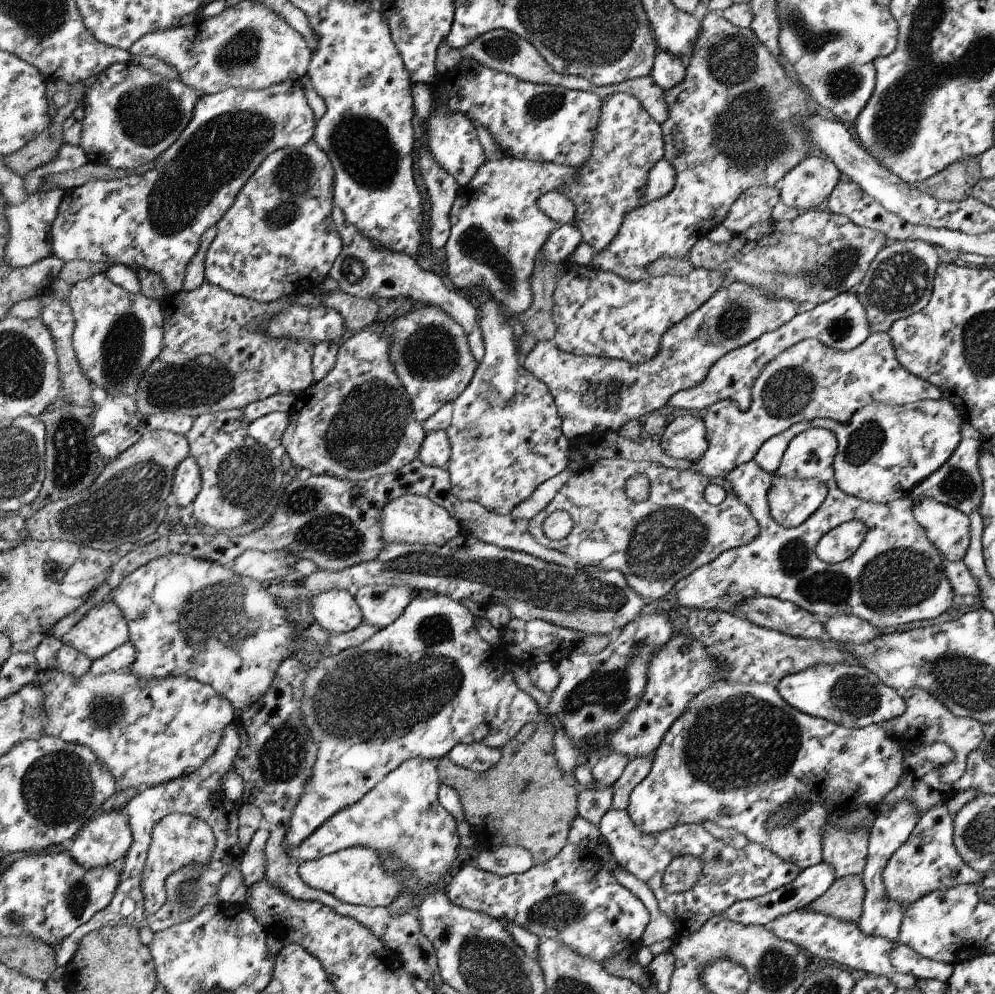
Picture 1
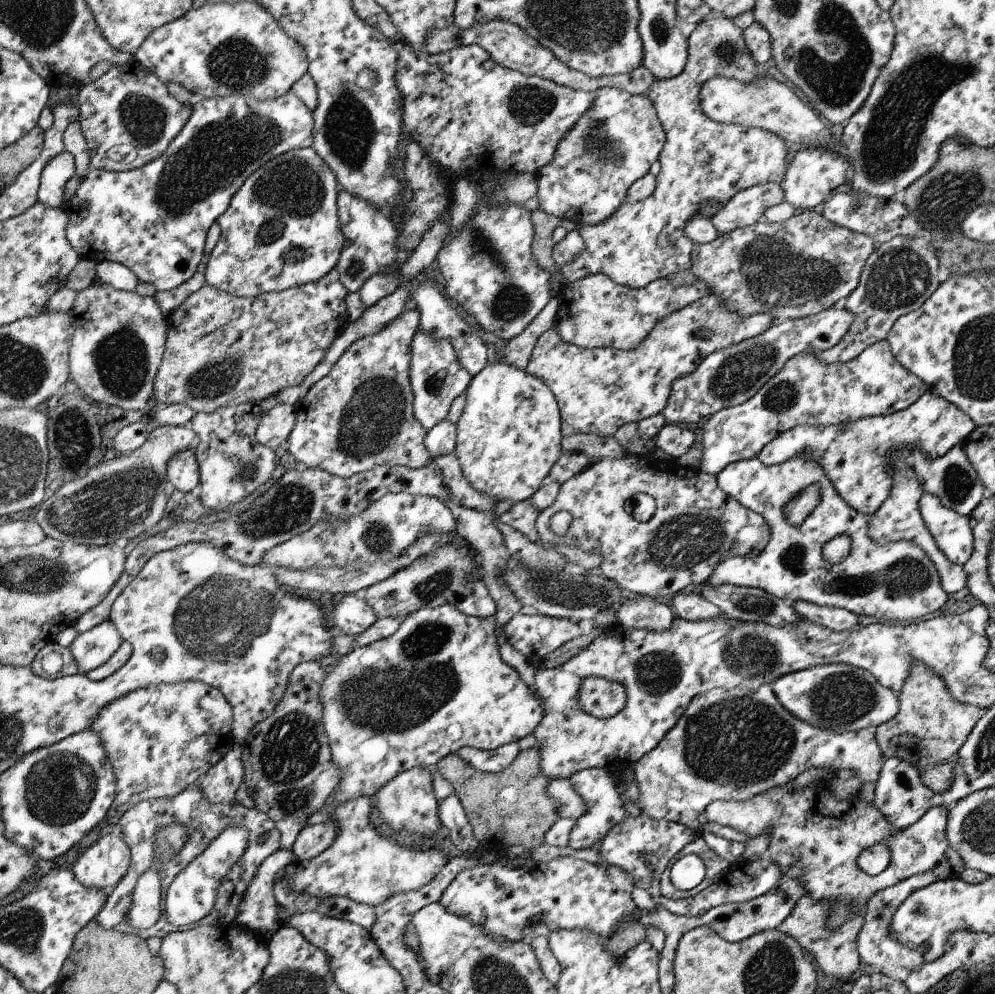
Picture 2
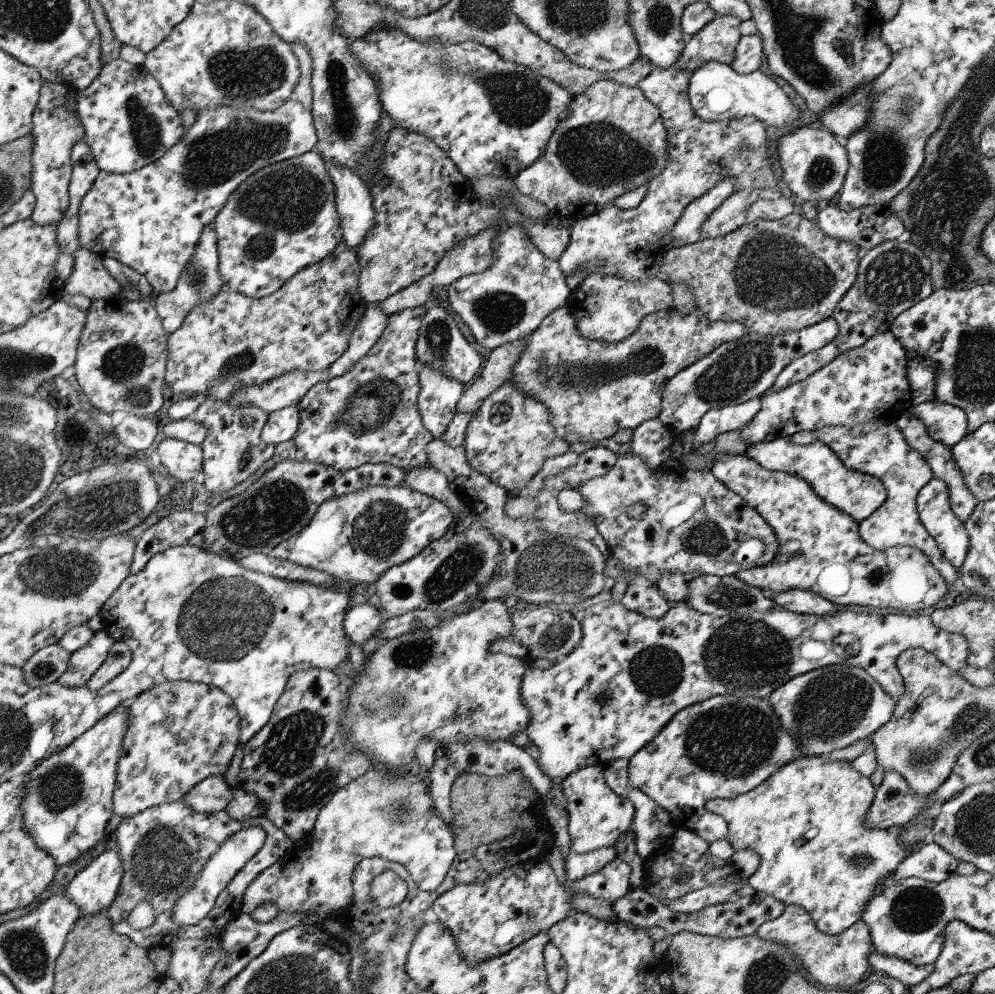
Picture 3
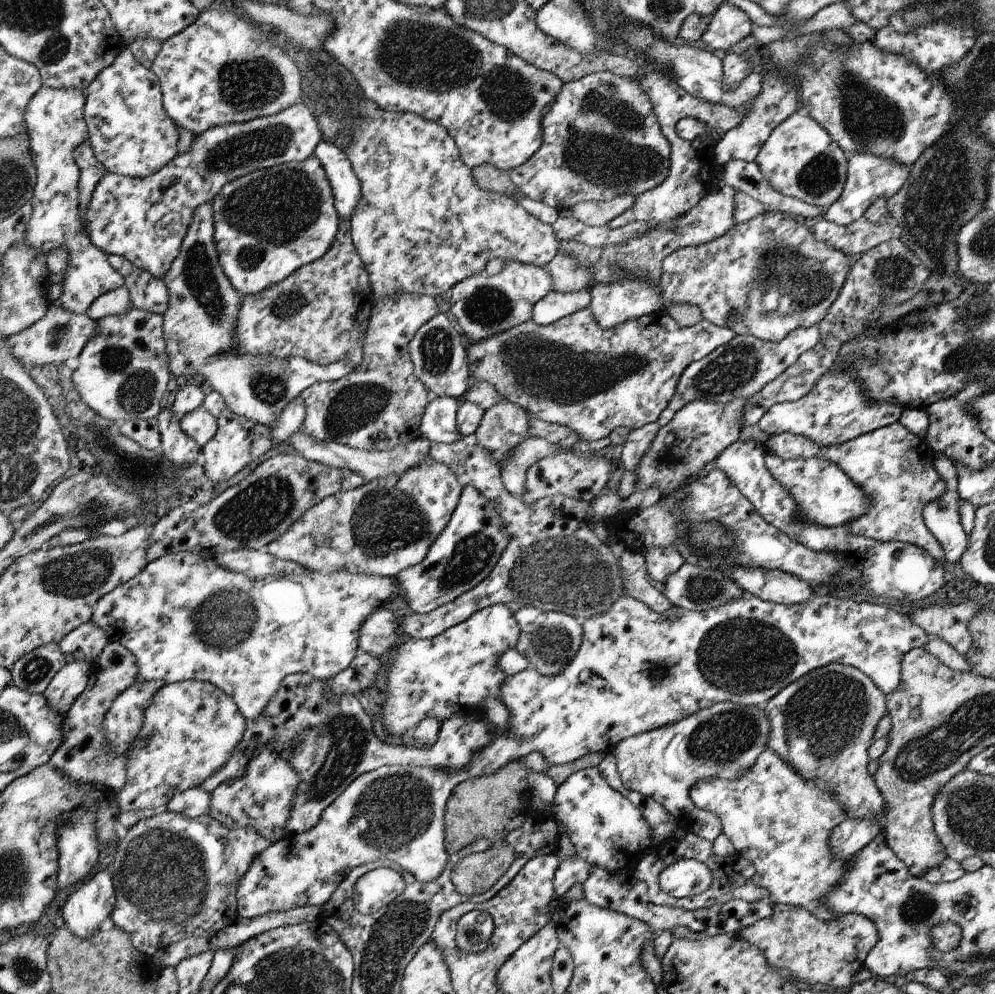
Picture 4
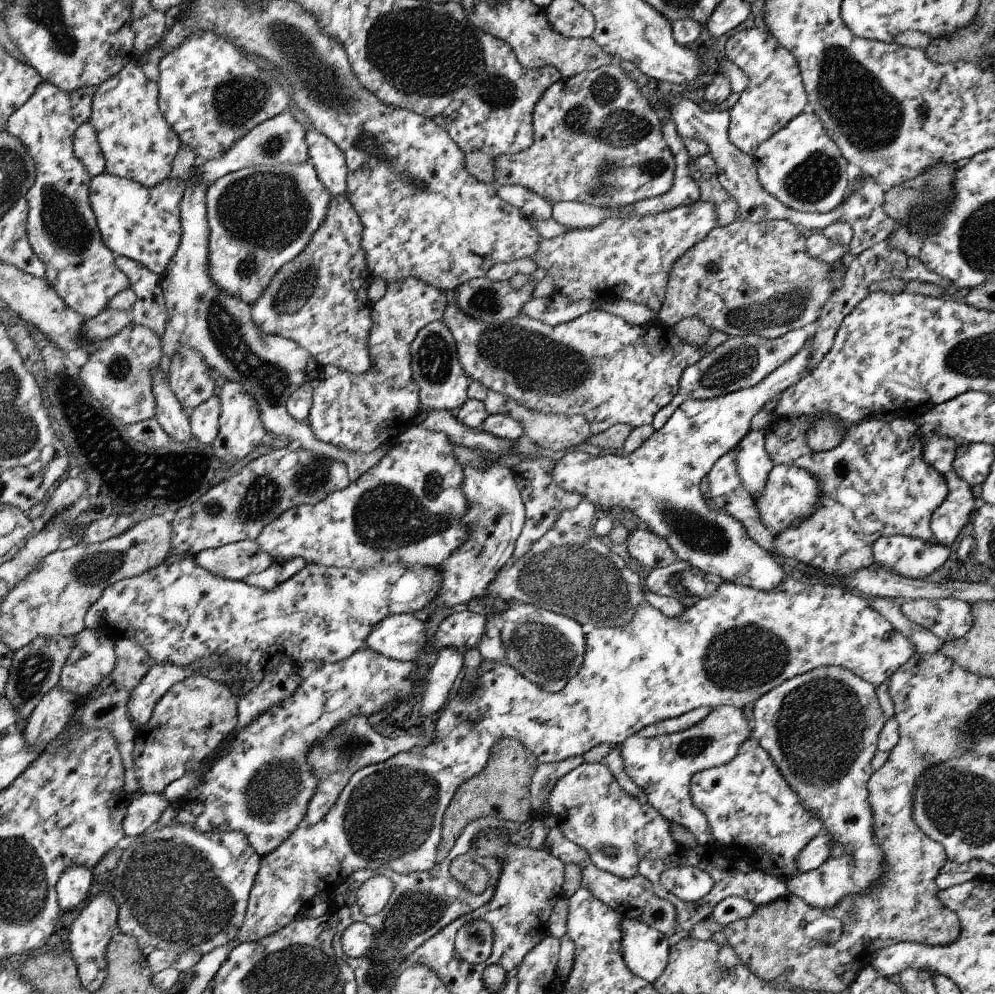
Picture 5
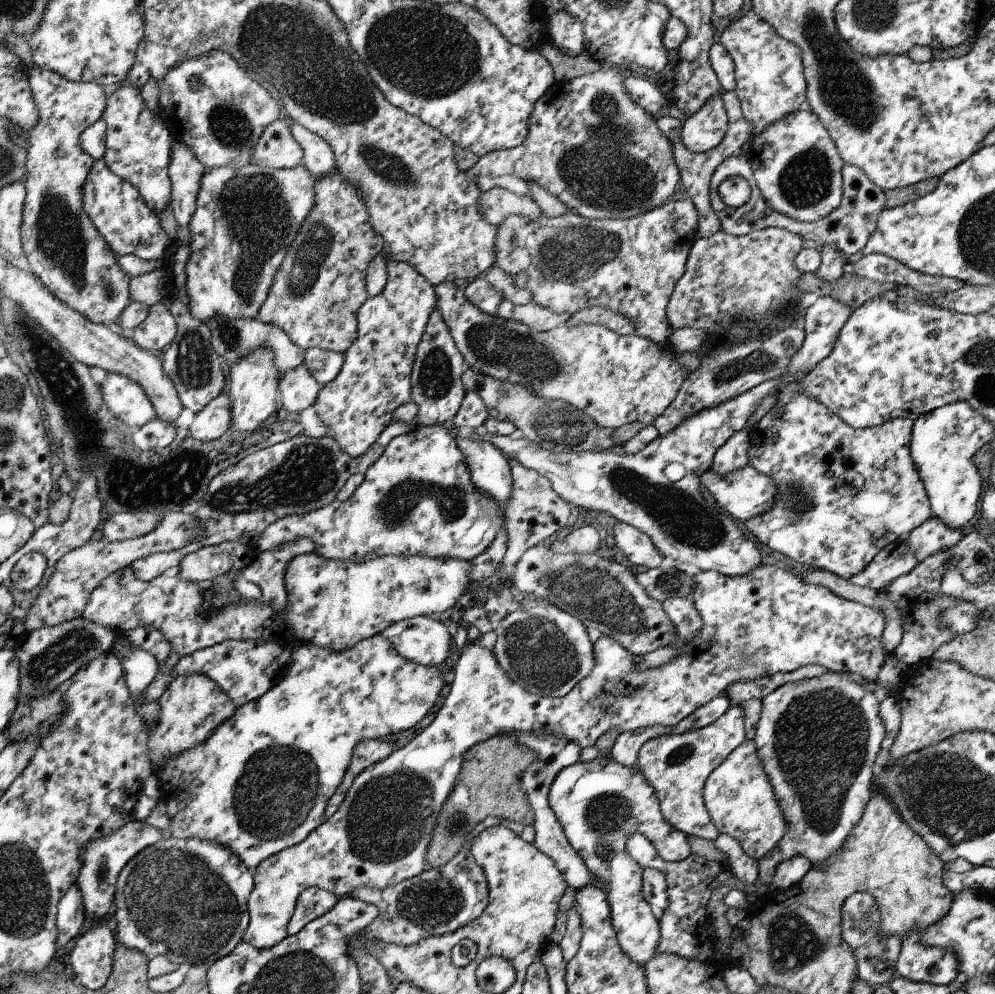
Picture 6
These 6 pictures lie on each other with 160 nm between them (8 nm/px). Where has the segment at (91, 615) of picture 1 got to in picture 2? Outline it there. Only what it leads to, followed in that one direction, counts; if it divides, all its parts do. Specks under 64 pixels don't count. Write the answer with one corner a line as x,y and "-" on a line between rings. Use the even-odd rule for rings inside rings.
101,621
97,626
78,634
71,645
71,652
77,673
85,675
109,660
119,645
122,637
111,621

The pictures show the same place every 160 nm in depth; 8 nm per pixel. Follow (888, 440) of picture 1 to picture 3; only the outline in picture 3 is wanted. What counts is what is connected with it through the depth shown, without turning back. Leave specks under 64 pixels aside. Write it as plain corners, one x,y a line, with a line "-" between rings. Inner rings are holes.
935,400
911,406
911,412
925,425
927,434
952,447
966,435
966,416
959,408
-
775,438
749,445
744,452
768,471
781,471
802,478
823,502
850,515
856,523
865,521
886,500
886,489
878,479
847,470
838,455
823,443
794,445
788,438

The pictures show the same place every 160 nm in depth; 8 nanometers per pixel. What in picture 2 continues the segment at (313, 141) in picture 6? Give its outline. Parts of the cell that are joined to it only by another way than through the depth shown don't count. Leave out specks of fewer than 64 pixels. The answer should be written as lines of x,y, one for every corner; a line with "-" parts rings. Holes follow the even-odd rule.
338,189
336,194
336,213
339,230
345,239
341,247
335,270
339,272
342,285
347,292
354,293
373,273
398,271
396,264
396,236
393,220
384,216
369,201
360,199
347,191

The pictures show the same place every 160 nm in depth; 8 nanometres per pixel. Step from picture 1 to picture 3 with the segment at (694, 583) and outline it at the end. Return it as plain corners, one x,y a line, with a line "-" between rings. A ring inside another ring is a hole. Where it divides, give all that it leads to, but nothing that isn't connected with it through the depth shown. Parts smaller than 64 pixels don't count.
745,452
736,455
717,453
712,458
709,470
719,482
762,515
763,520
774,529
780,544
780,554
770,565
737,573
735,577
741,582
773,593
790,588
810,590
837,606
857,604
871,608
890,608
892,612
908,615
909,612
917,613
918,610
935,606
939,598
948,592
944,578
935,570
925,553
909,545
895,545
883,550
870,547
858,533
858,523
850,515
823,502
802,478
781,471
768,471

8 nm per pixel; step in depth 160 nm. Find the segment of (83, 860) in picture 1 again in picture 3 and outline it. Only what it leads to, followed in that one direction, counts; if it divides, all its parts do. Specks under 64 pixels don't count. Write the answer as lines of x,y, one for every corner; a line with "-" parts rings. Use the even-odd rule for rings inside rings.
117,849
104,851
74,874
64,894
78,906
79,916
91,916
109,908
122,880

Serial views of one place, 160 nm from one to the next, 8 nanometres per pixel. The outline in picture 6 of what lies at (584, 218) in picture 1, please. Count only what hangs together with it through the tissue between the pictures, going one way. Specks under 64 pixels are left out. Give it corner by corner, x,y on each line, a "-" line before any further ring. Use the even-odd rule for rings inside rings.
602,66
597,72
592,72
580,77
572,78
568,81
555,81
550,84
546,92
537,100
529,116
529,132
525,140
517,146
500,151
491,151
478,157
477,162
470,169
464,171
468,177
478,177
479,175
513,175
520,179
534,180
537,185
542,186
549,194
552,194
562,202
569,211
577,215
582,215
587,219
628,219
637,215
649,213
650,210
657,209
665,204
678,189
681,180
677,163
673,162
671,156
671,143
662,131
655,128
655,118
643,110
638,103
634,103
628,93
621,86
621,78
613,72
612,66

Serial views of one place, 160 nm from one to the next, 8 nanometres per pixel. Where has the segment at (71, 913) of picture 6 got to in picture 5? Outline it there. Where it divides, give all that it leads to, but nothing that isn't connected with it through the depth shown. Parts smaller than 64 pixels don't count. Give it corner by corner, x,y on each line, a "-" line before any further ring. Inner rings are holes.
75,865
63,872
57,886
59,908
63,912
71,912
87,900
89,886
93,883
91,869

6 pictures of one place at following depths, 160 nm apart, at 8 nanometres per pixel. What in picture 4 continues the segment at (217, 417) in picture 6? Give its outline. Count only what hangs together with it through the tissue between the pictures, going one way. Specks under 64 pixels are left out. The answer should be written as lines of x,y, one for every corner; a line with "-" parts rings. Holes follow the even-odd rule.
202,404
187,412
179,419
180,427
202,447
209,442
217,432
217,418
215,418

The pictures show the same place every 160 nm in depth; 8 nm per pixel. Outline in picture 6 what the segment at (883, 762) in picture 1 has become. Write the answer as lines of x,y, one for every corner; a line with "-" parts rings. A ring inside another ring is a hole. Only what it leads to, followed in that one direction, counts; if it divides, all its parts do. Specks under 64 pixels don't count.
735,704
717,717
715,722
702,729
661,735
646,741
637,752
634,766
641,770
647,782
654,788
663,818
672,827
687,836
714,841
718,832
702,799
703,785
706,778
744,740
743,713

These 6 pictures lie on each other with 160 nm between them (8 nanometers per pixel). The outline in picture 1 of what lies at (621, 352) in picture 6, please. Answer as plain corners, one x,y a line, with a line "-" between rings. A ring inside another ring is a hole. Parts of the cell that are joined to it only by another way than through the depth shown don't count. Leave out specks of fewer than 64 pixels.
728,280
705,304
671,326
663,335
655,358
649,362
631,364
627,360
569,354
559,350
552,340
541,340
527,352
522,366
546,383
567,438
589,432
617,432
629,420
642,420
657,410
665,412
666,402
674,393
703,382
724,354
753,342
767,331
778,329
807,307
807,304
776,299
743,282

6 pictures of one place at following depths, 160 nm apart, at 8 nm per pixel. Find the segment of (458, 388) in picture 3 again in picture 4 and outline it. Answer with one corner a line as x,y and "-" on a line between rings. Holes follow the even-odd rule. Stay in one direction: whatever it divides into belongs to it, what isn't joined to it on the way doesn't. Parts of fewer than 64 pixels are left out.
432,397
422,414
419,432
431,443
452,443
465,440
457,428
459,400
453,397

